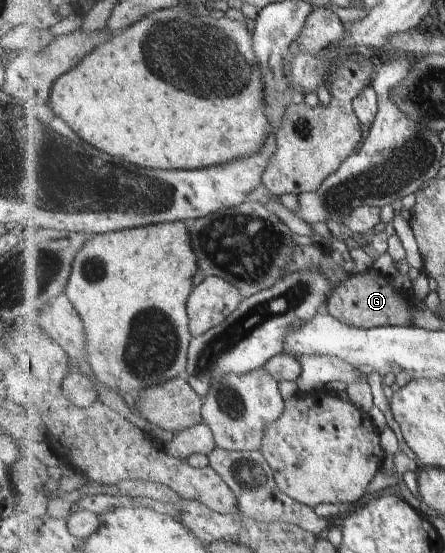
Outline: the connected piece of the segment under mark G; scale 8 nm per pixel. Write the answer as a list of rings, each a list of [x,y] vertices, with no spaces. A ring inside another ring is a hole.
[[[375,269],[365,273],[355,272],[331,294],[326,311],[346,325],[359,328],[411,325],[414,322],[414,306],[409,302],[407,294],[403,294],[401,302],[401,291],[393,287],[392,279]]]

